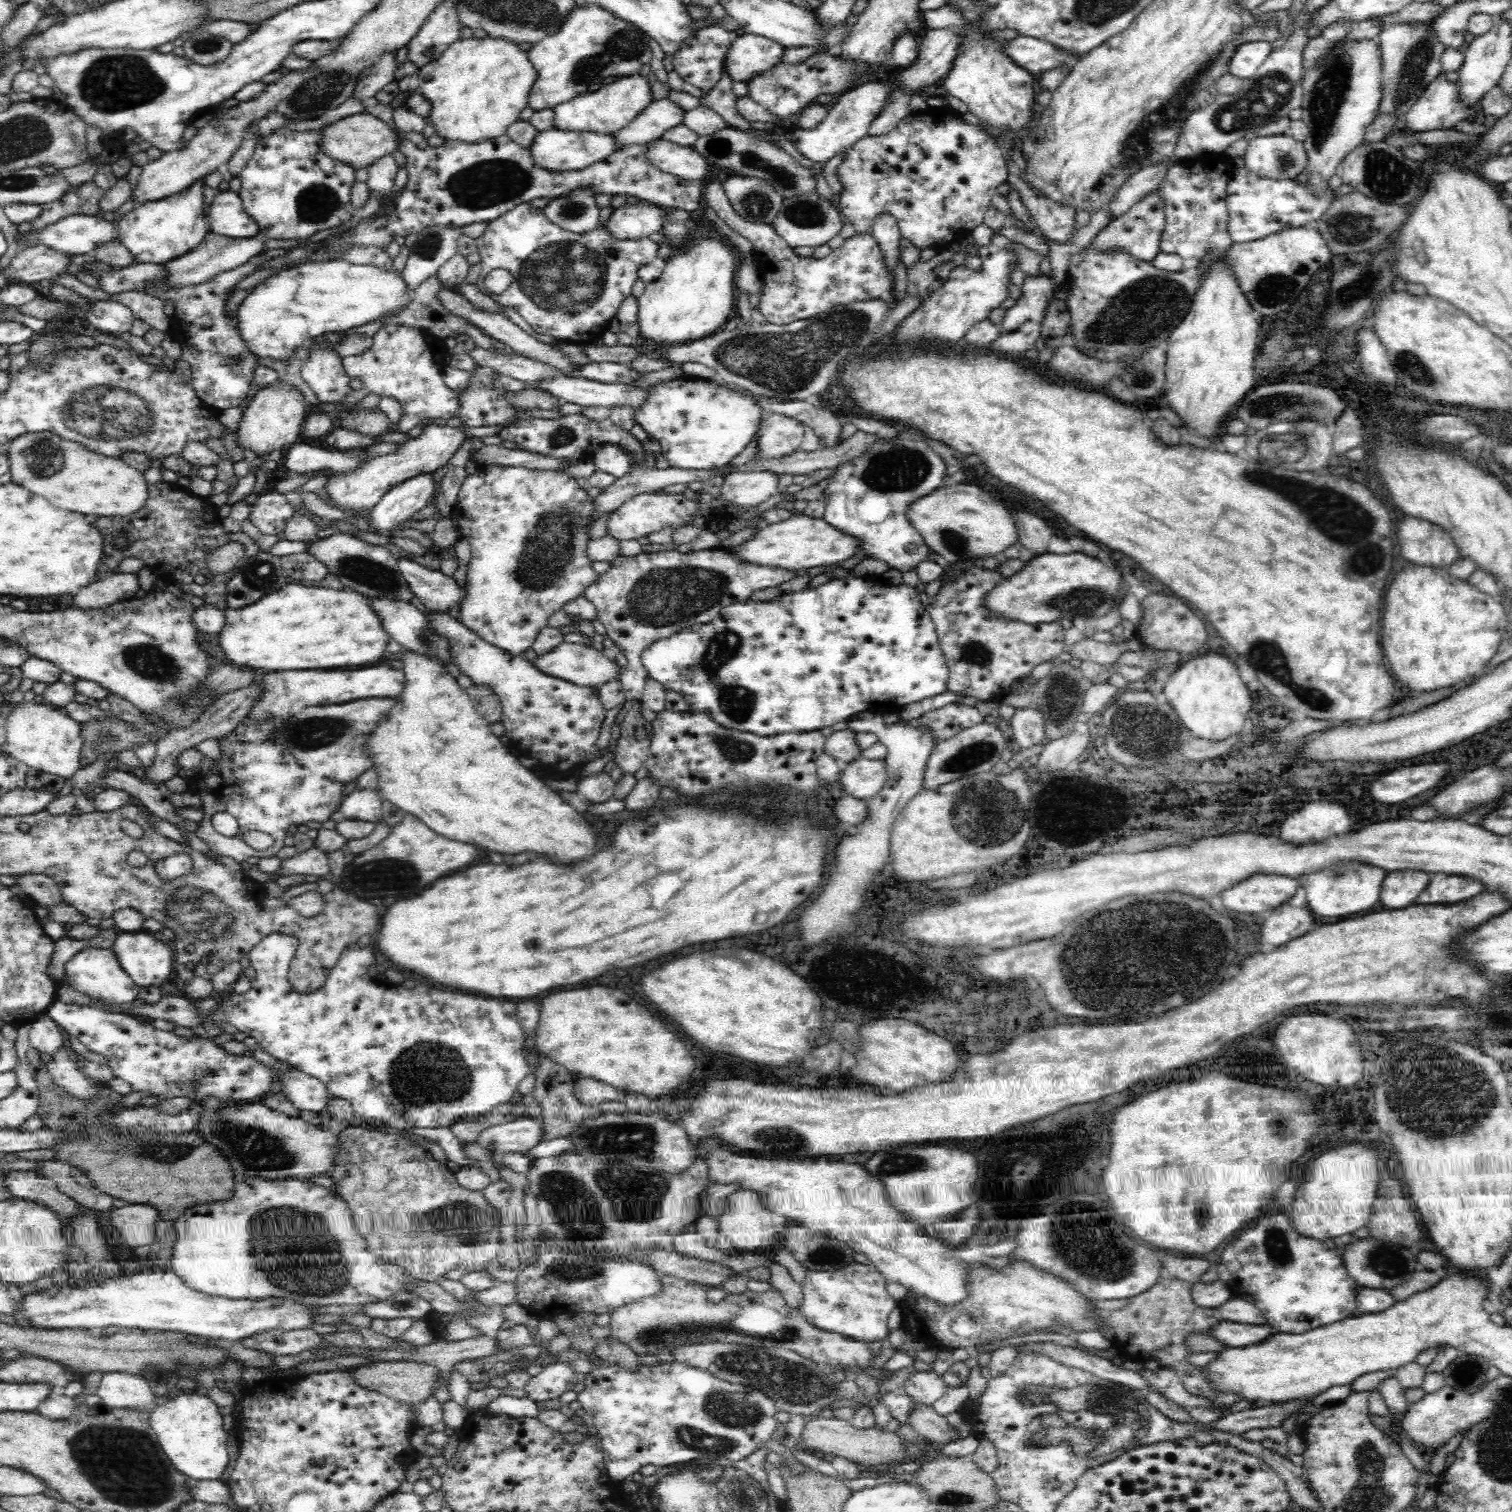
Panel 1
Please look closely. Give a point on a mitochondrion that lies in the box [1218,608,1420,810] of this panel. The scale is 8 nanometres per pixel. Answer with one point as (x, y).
(1264, 652)

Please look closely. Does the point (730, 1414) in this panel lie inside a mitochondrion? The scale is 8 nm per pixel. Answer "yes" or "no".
yes

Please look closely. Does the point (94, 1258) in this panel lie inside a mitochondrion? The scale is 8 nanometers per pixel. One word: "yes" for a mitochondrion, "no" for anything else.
no

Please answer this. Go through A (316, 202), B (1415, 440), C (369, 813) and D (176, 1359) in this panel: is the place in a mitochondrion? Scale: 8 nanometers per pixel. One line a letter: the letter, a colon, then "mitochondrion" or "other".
A: mitochondrion
B: other
C: other
D: mitochondrion

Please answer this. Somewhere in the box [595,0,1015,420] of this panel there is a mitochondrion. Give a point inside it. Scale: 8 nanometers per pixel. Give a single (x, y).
(786, 363)

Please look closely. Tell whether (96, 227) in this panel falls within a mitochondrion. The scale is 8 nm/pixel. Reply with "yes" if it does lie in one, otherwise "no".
no

